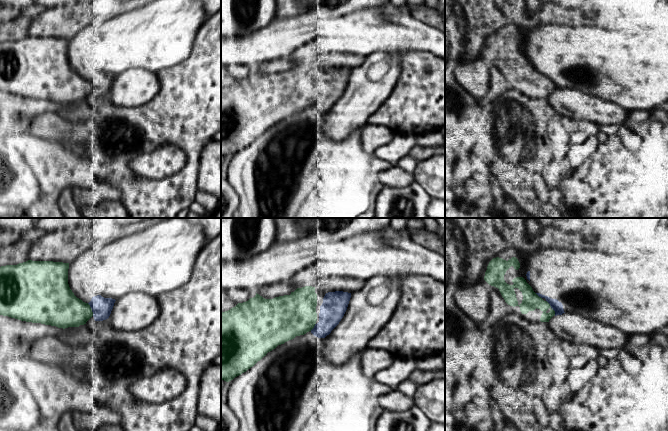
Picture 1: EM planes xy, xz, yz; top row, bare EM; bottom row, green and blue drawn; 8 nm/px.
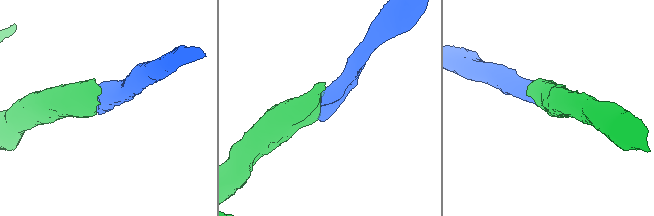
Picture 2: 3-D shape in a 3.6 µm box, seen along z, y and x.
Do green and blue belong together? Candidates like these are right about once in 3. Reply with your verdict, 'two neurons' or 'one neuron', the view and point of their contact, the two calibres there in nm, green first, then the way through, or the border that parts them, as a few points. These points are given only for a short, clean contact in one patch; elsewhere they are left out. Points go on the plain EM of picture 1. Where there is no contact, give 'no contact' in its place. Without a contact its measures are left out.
one neuron; contact yz (550, 83); calibres 140 and 90 nm

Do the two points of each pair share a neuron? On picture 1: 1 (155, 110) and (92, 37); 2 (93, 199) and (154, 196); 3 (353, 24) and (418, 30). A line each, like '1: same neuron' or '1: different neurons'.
1: different neurons
2: different neurons
3: same neuron

